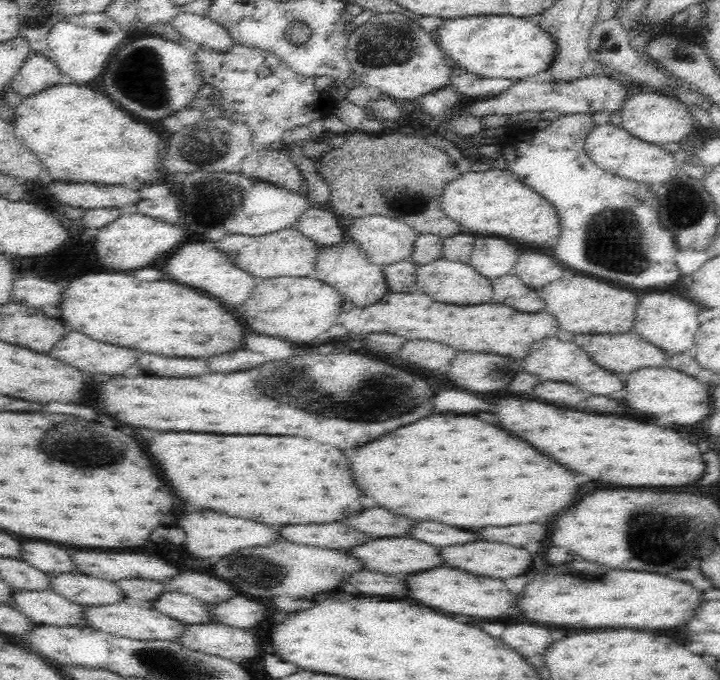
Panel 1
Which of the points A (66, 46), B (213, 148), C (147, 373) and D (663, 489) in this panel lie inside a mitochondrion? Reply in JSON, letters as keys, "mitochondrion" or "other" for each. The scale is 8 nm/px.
{"A":"other","B":"mitochondrion","C":"other","D":"other"}

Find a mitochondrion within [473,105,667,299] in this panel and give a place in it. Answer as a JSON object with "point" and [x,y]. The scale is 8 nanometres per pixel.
{"point":[606,232]}

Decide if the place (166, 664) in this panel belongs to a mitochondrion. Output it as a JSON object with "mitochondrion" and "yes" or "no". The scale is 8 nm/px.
{"mitochondrion":"yes"}

